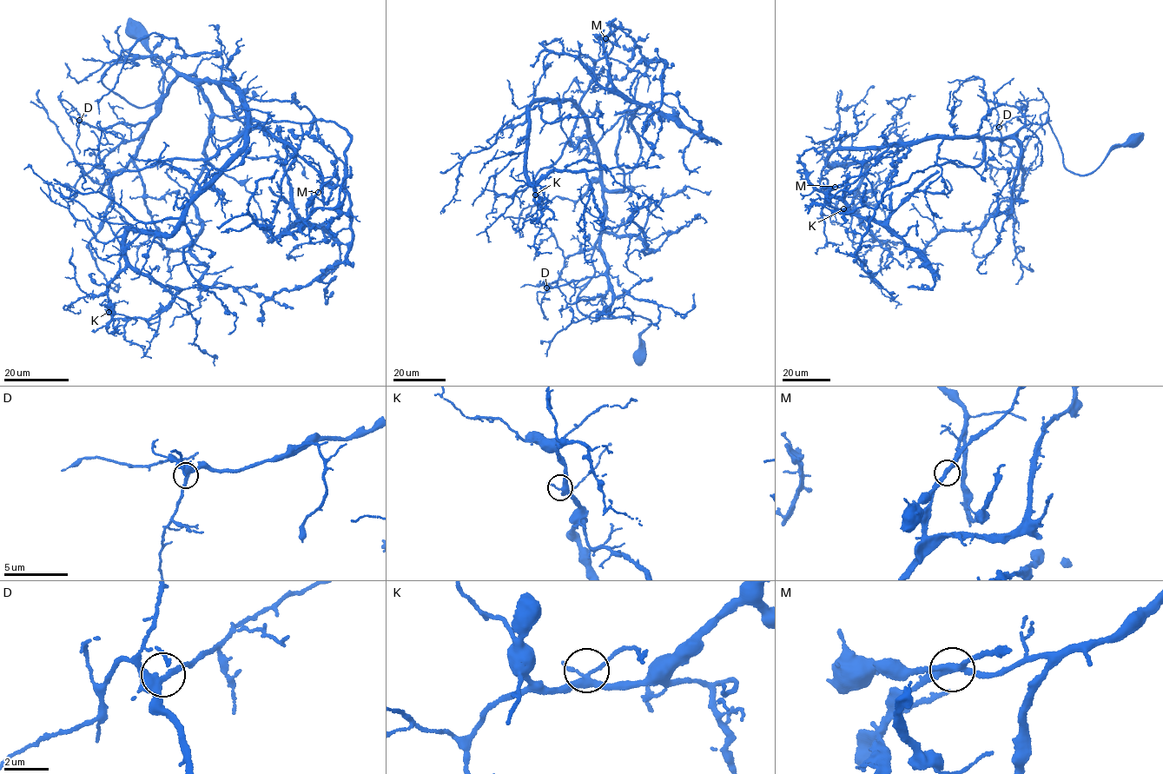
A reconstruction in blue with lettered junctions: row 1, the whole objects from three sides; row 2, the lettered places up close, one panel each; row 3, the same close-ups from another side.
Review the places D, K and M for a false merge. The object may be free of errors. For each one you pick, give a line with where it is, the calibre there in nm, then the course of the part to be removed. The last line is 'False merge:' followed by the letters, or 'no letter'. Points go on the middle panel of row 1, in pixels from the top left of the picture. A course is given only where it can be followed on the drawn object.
M: Place: (605, 38). Thickness 280 nm. Course of the part to remove: (605, 38), (611, 83), (632, 100), (667, 118), (674, 117), (693, 132), (719, 142), (699, 137)
False merge: M

